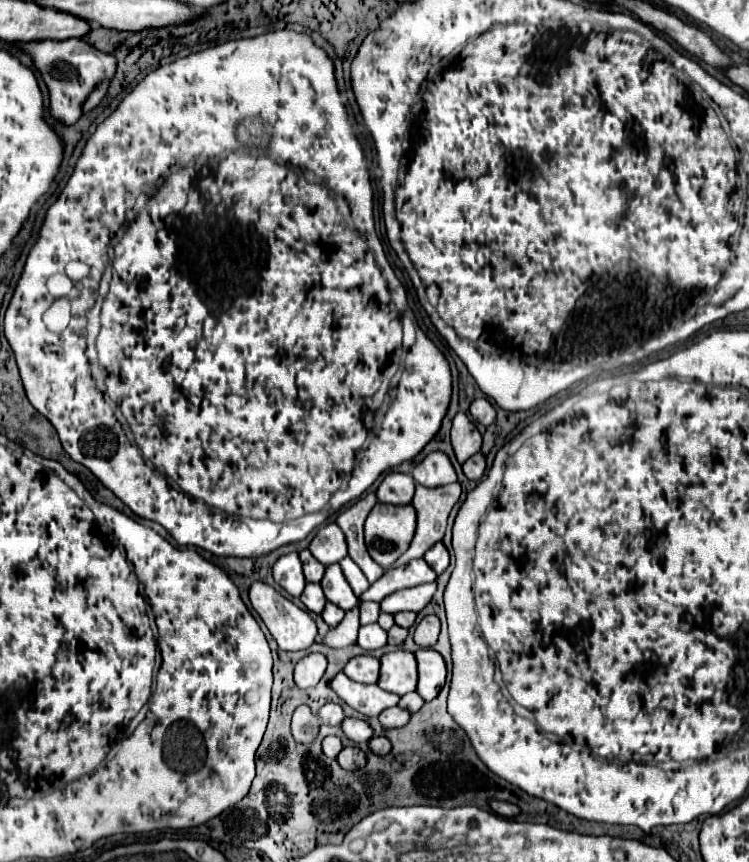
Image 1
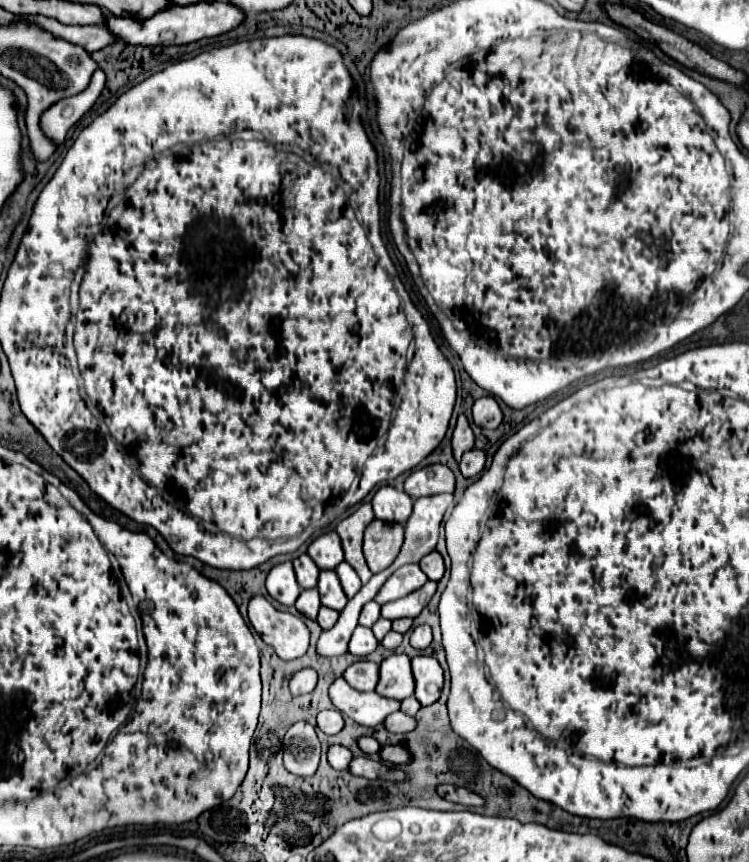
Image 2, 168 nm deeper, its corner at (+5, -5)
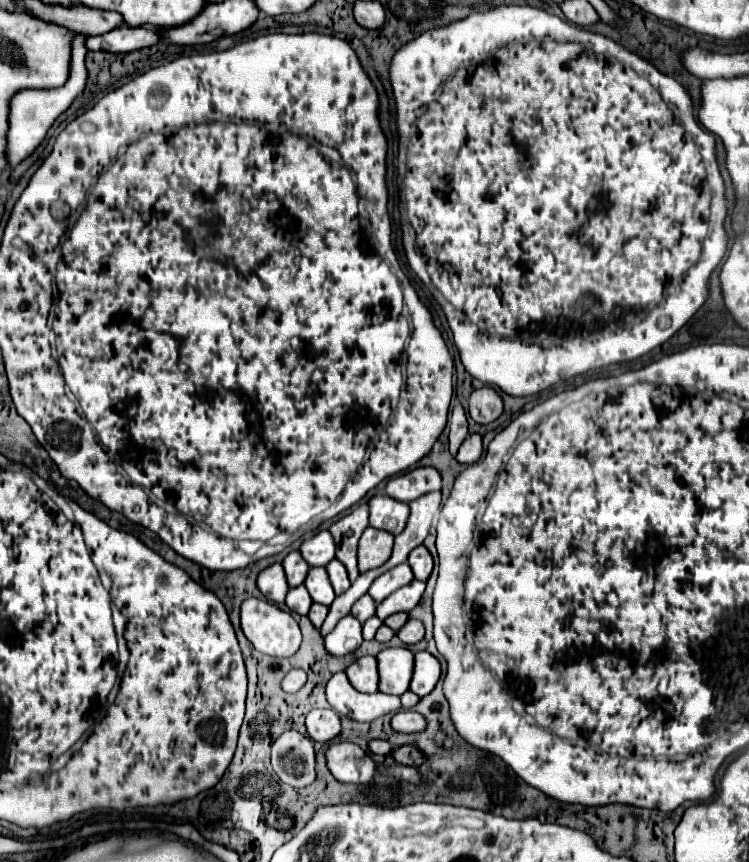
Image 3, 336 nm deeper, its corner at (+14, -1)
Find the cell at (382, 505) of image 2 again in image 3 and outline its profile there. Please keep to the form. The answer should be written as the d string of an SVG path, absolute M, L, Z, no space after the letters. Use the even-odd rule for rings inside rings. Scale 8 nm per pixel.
M373 496L369 500L369 526L377 528L377 530L385 530L391 532L393 536L401 534L407 518L409 518L409 506L403 502L397 502L389 496Z

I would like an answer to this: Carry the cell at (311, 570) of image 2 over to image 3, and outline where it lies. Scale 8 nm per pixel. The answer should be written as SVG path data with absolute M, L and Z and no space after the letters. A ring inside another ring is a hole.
M289 552L287 558L283 560L283 568L285 568L285 574L287 574L287 582L291 588L303 584L307 572L309 572L309 566L305 564L303 556L299 552Z

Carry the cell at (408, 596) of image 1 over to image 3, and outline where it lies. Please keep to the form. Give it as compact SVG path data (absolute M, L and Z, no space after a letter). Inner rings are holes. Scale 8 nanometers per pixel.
M413 580L413 584L399 588L391 596L387 596L383 602L379 602L377 604L377 616L381 620L385 620L387 616L391 616L395 612L411 612L417 606L417 602L421 600L423 590L425 590L425 582Z

